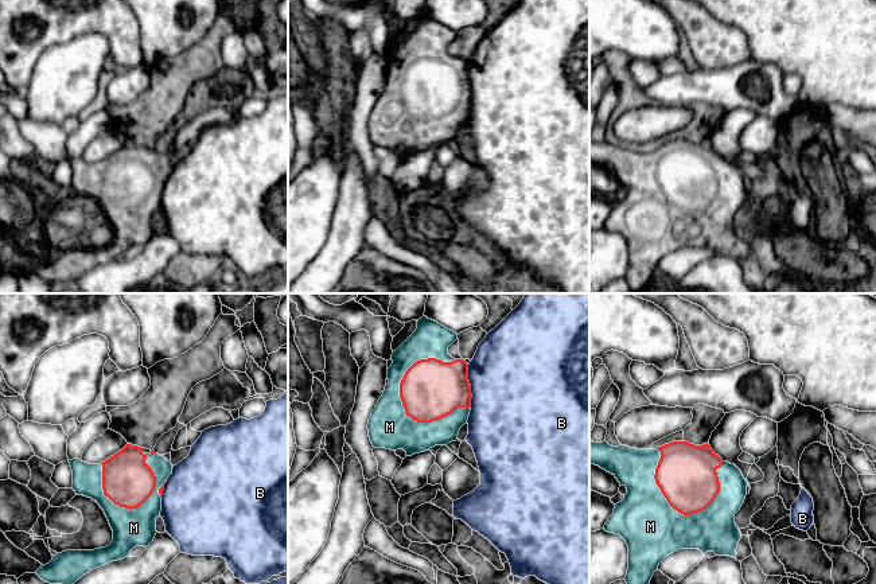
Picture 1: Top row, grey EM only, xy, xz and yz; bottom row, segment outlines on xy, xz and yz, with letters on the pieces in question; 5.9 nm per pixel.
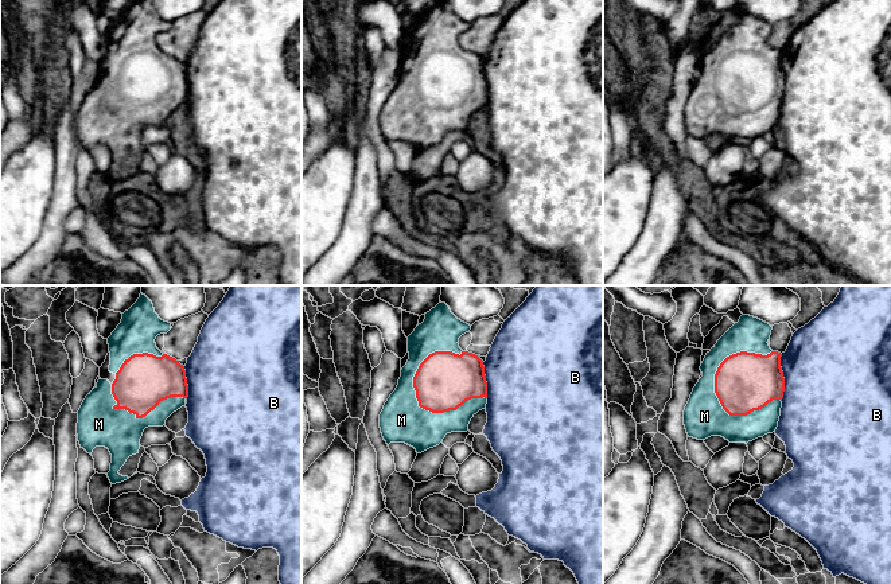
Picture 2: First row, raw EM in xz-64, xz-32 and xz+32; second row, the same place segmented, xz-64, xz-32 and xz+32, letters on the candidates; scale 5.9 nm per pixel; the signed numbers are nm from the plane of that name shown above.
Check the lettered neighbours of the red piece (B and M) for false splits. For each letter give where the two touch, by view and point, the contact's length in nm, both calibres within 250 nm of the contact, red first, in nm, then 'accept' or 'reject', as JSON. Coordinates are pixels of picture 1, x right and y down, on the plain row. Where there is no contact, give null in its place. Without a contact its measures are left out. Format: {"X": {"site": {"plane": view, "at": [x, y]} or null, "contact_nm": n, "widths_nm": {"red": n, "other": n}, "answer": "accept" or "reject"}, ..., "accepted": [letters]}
{"B": {"site": {"plane": "xz", "at": [470, 85]}, "contact_nm": 260, "widths_nm": {"red": 360, "other": 500}, "answer": "reject"}, "M": {"site": {"plane": "xz", "at": [421, 120]}, "contact_nm": 460, "widths_nm": {"red": 360, "other": 240}, "answer": "accept"}, "accepted": ["M"]}

